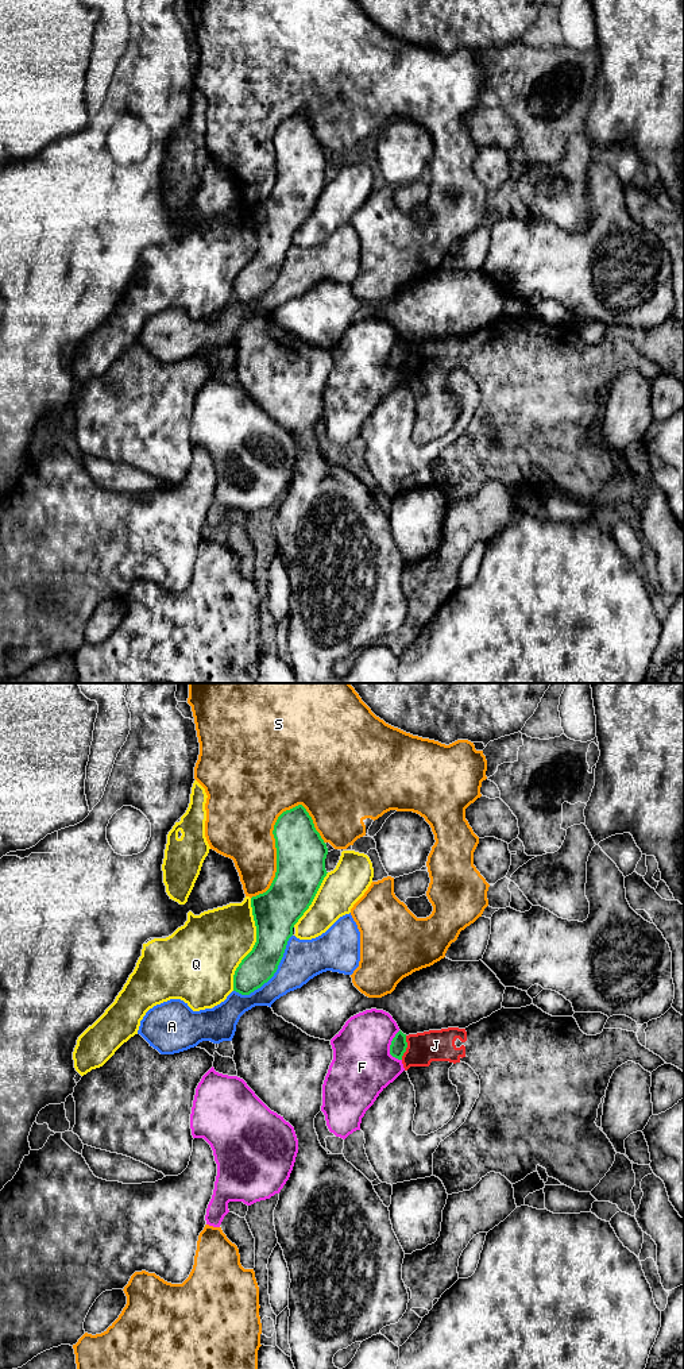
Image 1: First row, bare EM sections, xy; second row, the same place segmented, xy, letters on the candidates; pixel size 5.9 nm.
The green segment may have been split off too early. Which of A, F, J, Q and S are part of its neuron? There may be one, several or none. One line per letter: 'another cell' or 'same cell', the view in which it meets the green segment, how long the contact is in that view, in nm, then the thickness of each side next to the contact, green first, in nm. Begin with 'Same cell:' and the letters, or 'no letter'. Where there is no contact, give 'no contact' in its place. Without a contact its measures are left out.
Same cell: no letter
A: another cell; contact in xy; length 480 nm; calibres 200 and 240 nm
F: another cell; contact in xy; length 180 nm; calibres 100 and 360 nm
J: another cell; contact in xy; length 150 nm; calibres 100 and 190 nm
Q: another cell; contact in xy; length 550 nm; calibres 280 and 380 nm
S: another cell; contact in xy; length 650 nm; calibres 300 and 380 nm

